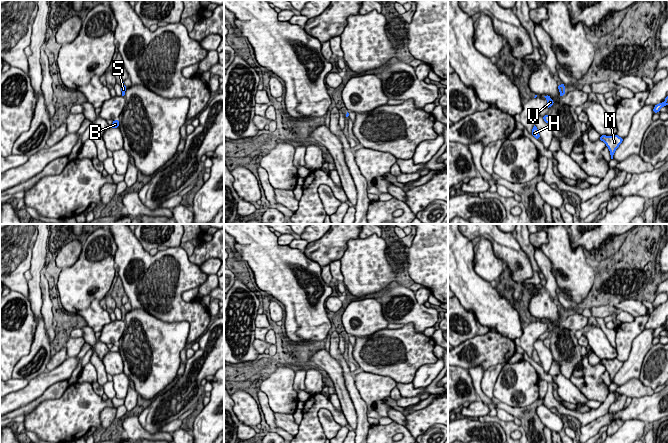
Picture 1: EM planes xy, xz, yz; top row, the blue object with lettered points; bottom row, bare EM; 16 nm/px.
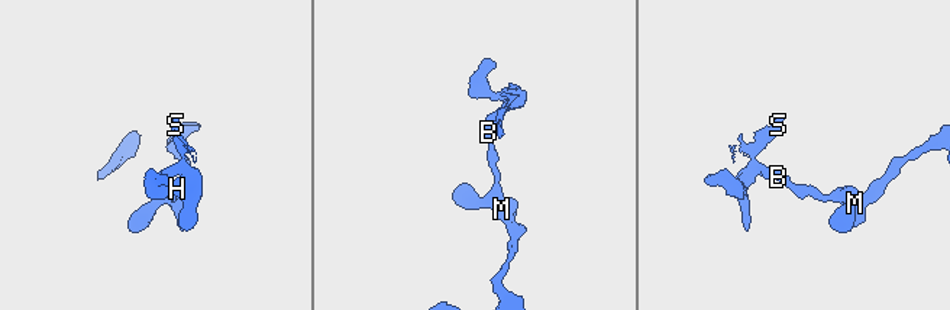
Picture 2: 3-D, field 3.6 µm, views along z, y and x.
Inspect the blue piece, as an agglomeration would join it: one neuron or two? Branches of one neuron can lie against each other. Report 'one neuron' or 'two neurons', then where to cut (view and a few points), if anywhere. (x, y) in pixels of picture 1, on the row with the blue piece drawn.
one neuron; cut none

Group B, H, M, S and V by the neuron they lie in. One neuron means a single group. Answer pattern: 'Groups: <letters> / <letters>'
Groups: B H M S V

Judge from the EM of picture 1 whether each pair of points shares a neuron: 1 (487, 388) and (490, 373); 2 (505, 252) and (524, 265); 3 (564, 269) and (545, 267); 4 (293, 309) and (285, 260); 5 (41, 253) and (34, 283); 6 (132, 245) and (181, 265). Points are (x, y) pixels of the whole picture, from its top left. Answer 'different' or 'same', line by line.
1: same
2: same
3: different
4: same
5: same
6: same

